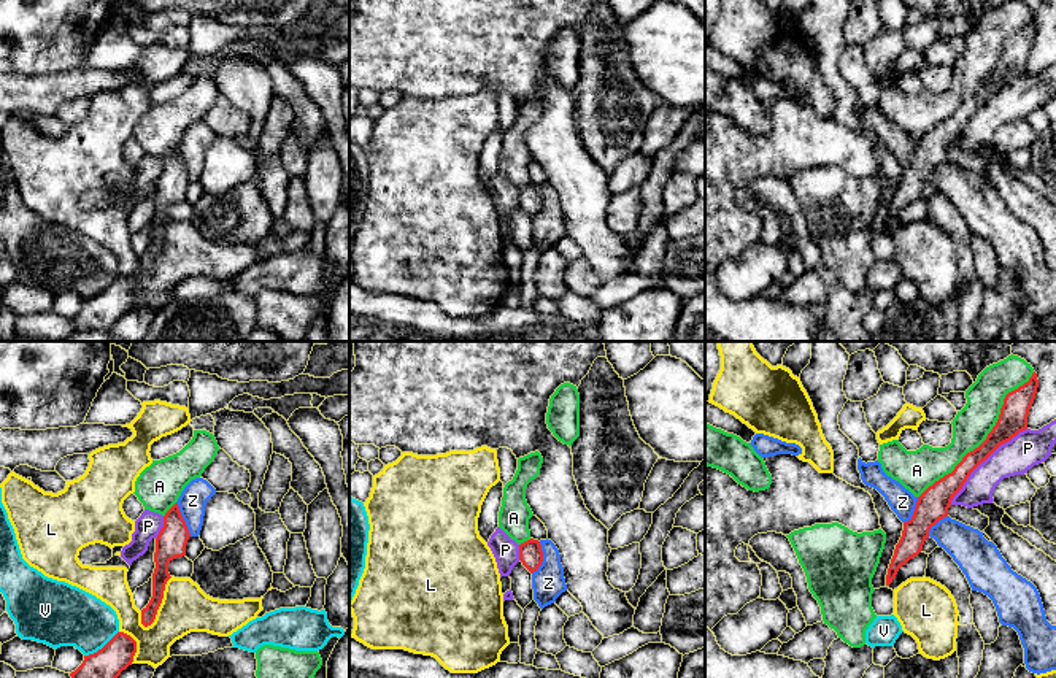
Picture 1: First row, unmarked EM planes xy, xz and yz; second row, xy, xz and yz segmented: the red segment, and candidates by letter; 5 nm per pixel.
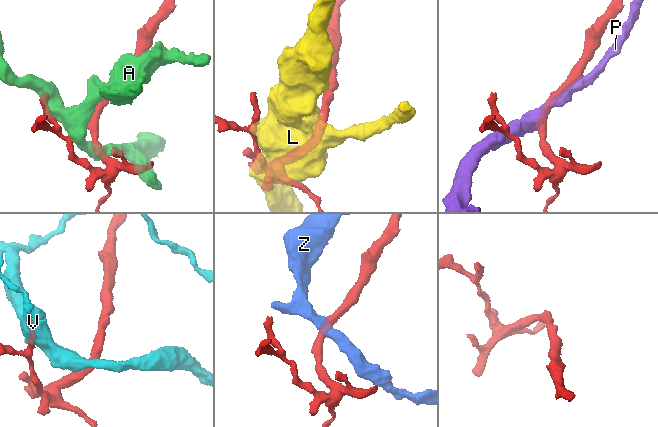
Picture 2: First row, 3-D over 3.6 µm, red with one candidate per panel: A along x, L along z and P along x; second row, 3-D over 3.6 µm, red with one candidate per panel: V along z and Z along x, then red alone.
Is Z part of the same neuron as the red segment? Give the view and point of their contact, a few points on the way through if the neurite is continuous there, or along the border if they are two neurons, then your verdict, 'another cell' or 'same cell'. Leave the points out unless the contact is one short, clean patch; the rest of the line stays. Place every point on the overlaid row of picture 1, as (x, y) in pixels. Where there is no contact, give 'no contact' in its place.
xy (183, 520) | along xy (177, 502), (191, 535) | another cell

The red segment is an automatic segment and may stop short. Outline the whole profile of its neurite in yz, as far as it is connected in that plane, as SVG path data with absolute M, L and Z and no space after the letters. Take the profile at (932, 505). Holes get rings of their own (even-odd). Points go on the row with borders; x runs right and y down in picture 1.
M1034 372L1027 383L1005 395L999 419L986 440L967 453L951 473L935 481L918 497L911 519L904 522L902 537L888 568L886 586L892 583L902 565L921 553L931 527L948 516L953 497L962 489L970 473L1000 445L1027 429L1027 416L1037 387L1039 379Z

